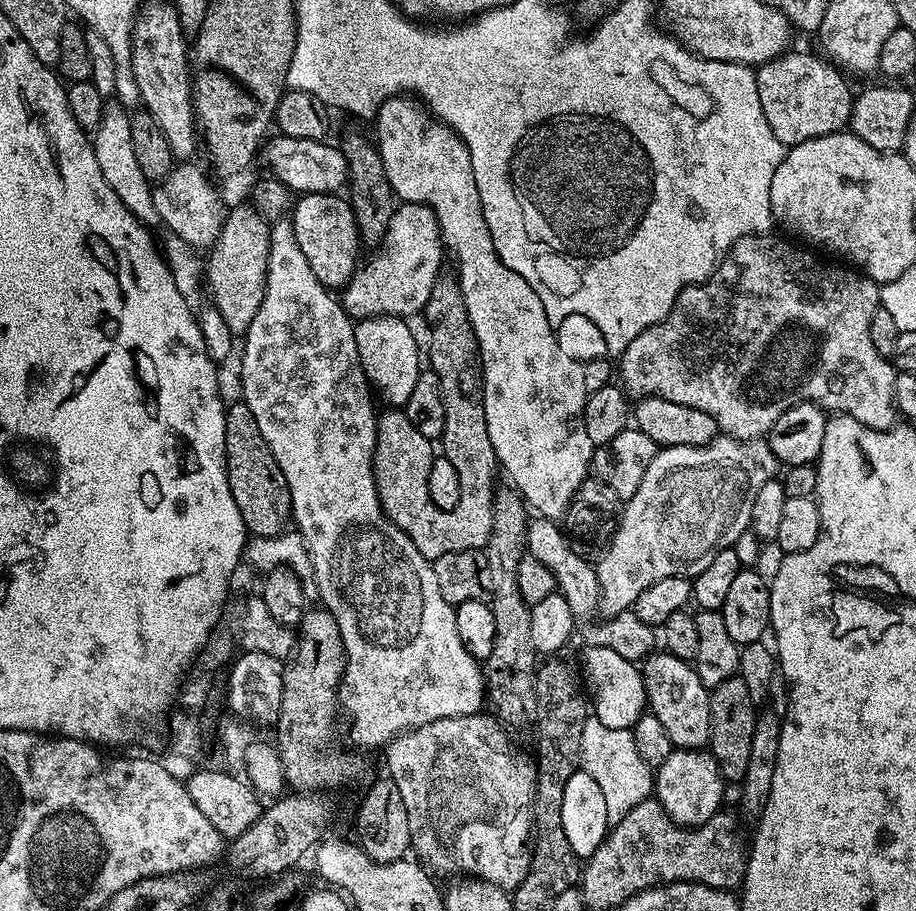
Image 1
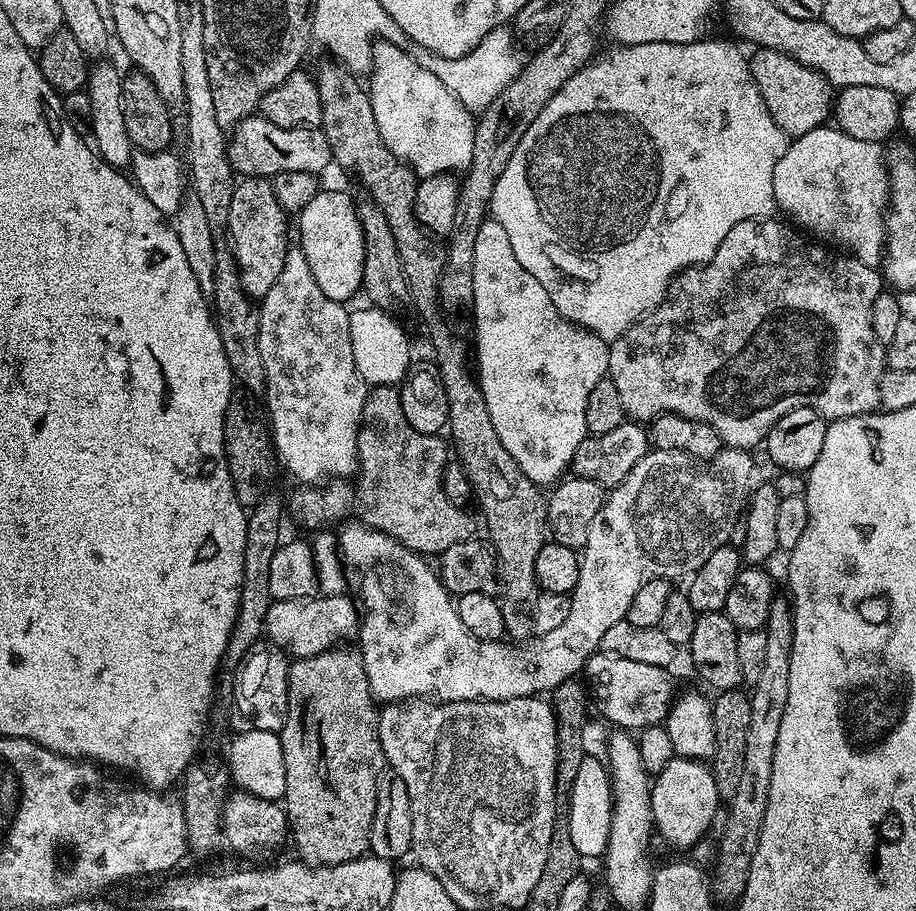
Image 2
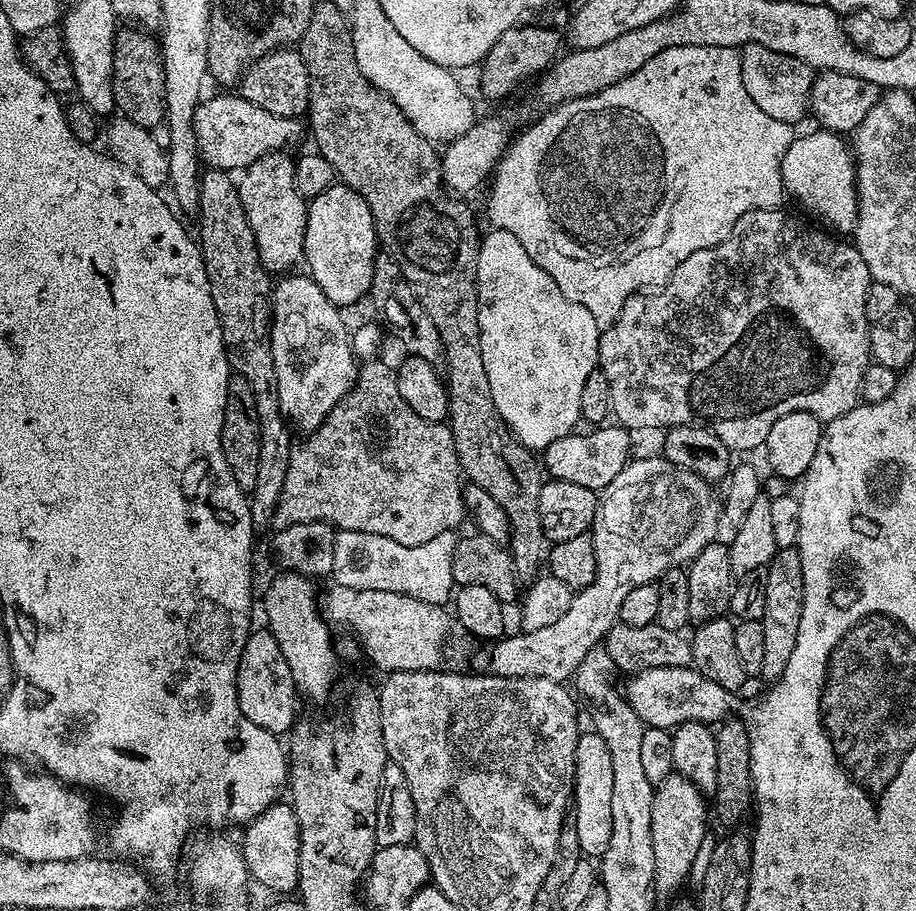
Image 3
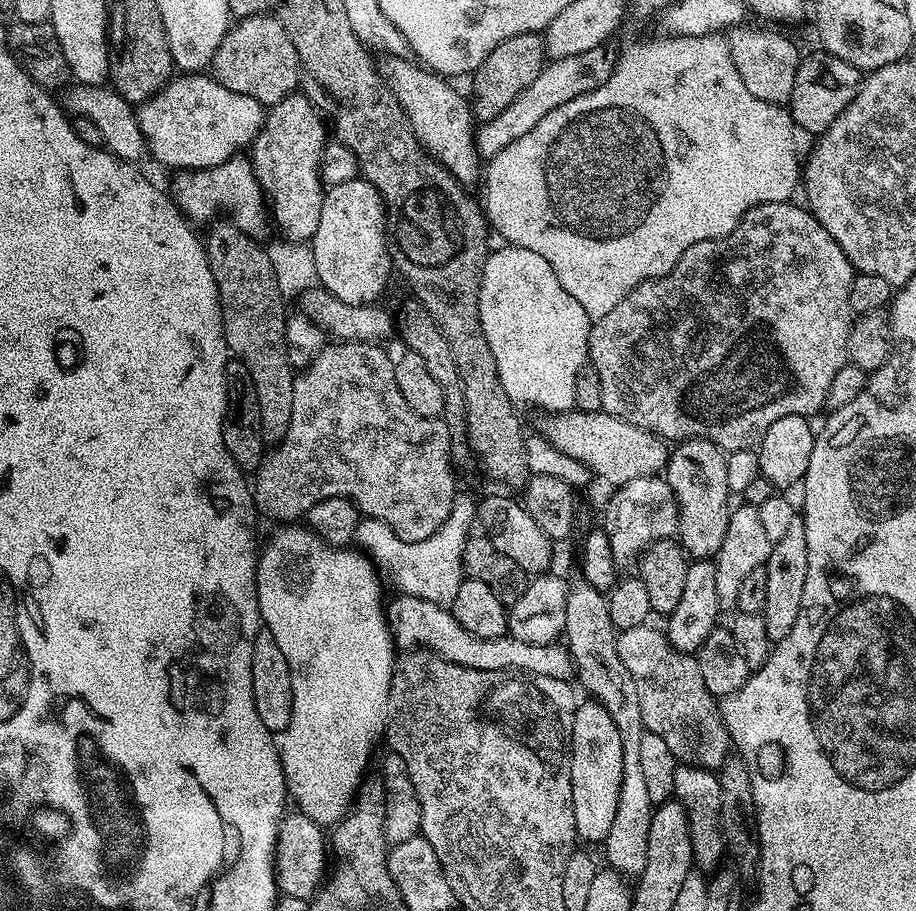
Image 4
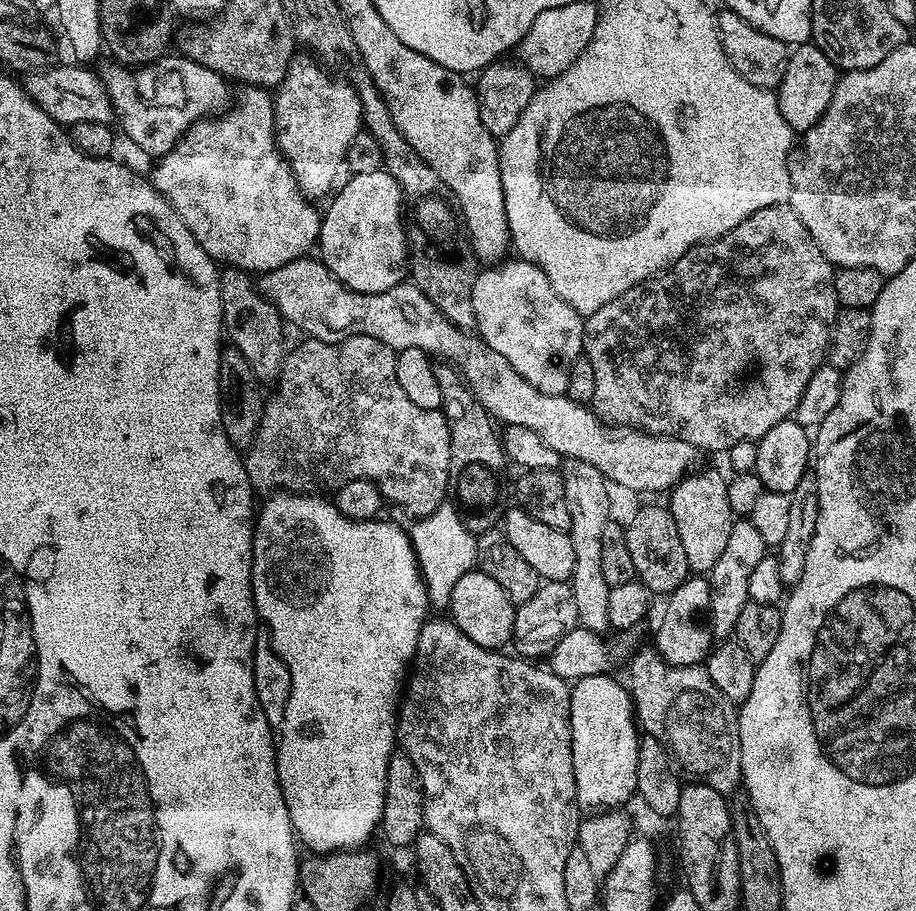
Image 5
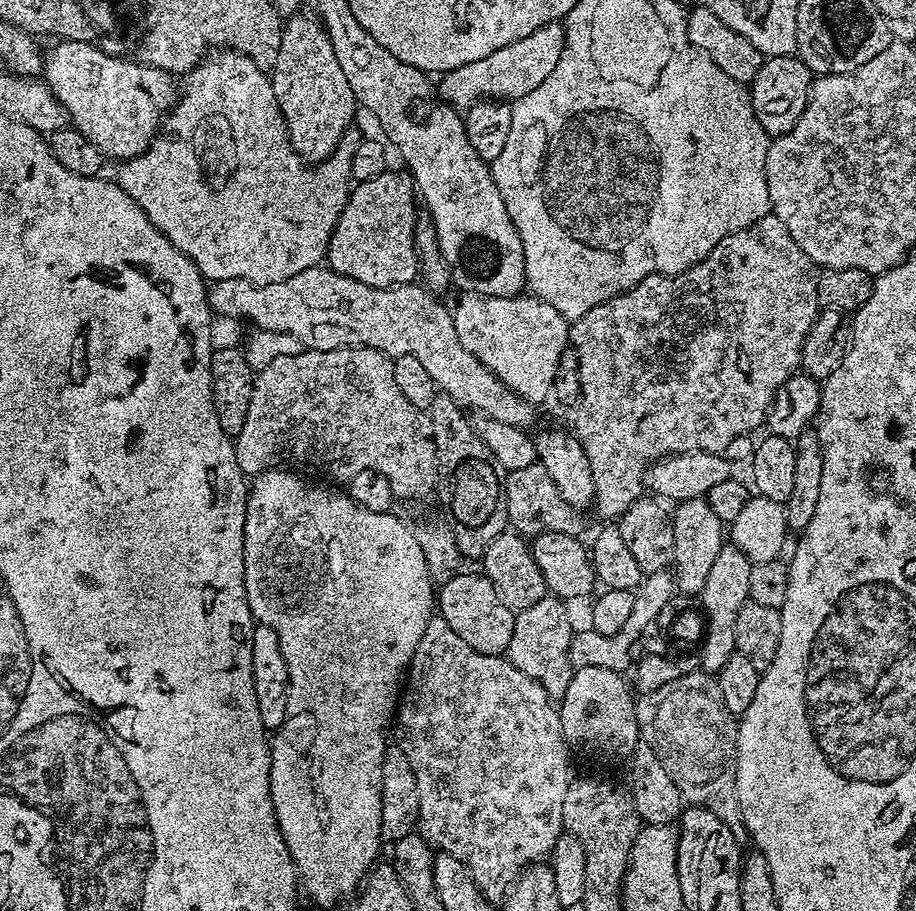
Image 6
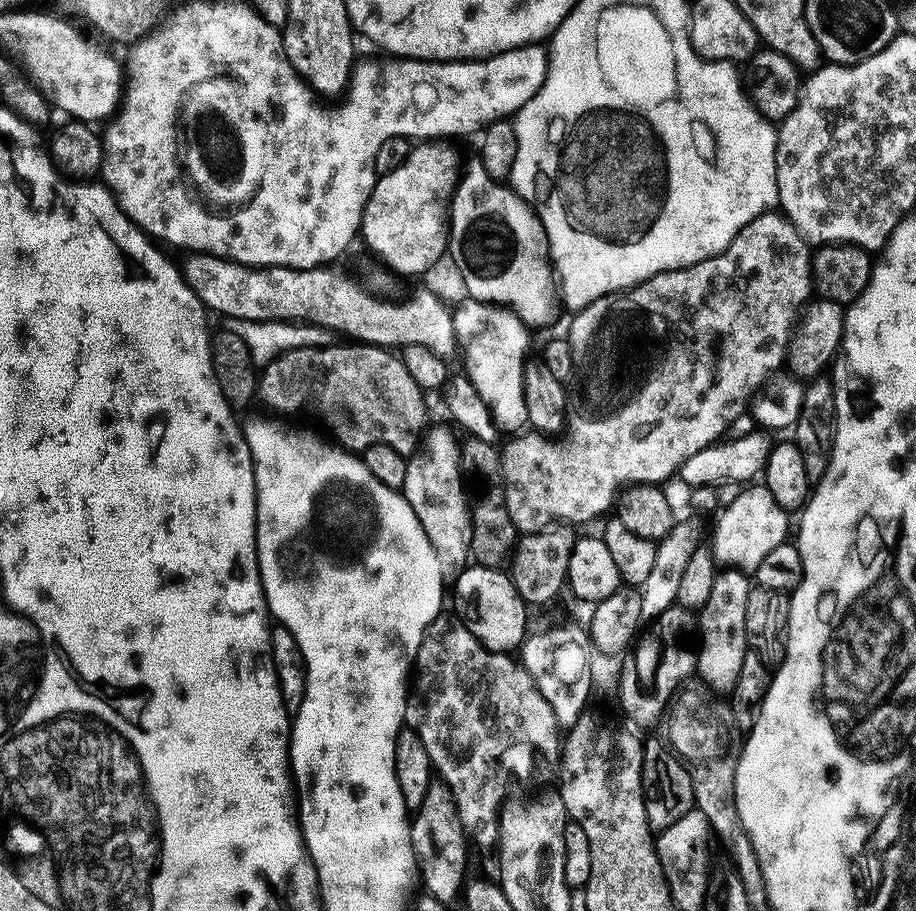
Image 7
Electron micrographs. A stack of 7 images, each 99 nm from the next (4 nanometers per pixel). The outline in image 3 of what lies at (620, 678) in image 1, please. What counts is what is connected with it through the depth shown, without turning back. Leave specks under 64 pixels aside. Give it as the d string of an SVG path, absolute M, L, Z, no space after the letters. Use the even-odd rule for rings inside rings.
M694 666L641 668L631 677L626 687L626 695L634 714L642 718L649 728L677 728L691 720L700 720L703 724L716 726L729 715L732 708L733 693L722 686L712 684Z

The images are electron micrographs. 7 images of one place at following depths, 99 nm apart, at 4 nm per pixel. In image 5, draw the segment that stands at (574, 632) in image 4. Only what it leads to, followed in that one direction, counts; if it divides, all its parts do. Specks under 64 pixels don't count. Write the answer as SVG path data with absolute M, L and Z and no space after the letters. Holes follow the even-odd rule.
M566 458L560 473L563 478L566 508L570 513L571 526L568 533L574 548L575 562L570 583L575 605L578 607L577 623L594 633L602 634L610 626L609 590L611 585L602 575L602 535L612 520L608 490L610 486L600 471L588 462L582 462L581 459Z

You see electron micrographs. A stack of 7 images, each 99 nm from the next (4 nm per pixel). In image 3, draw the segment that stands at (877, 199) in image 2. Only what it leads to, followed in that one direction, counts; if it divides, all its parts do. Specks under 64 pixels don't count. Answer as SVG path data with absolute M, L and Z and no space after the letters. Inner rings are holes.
M815 130L809 136L797 135L792 144L782 157L782 182L785 193L792 196L804 208L809 208L820 220L825 220L829 224L829 229L840 234L848 234L855 229L856 215L858 214L858 198L856 197L856 162L852 154L852 149L846 143L843 135Z

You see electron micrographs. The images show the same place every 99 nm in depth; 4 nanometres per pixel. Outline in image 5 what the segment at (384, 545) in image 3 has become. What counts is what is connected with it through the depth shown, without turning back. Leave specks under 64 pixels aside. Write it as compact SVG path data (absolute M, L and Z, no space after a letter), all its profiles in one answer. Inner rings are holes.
M450 502L440 504L438 510L432 511L430 515L413 519L411 522L413 523L412 528L409 527L408 533L412 539L412 547L420 564L421 579L425 583L428 601L435 609L436 607L445 609L448 607L449 598L453 594L455 583L475 567L475 535L465 526L459 509Z

